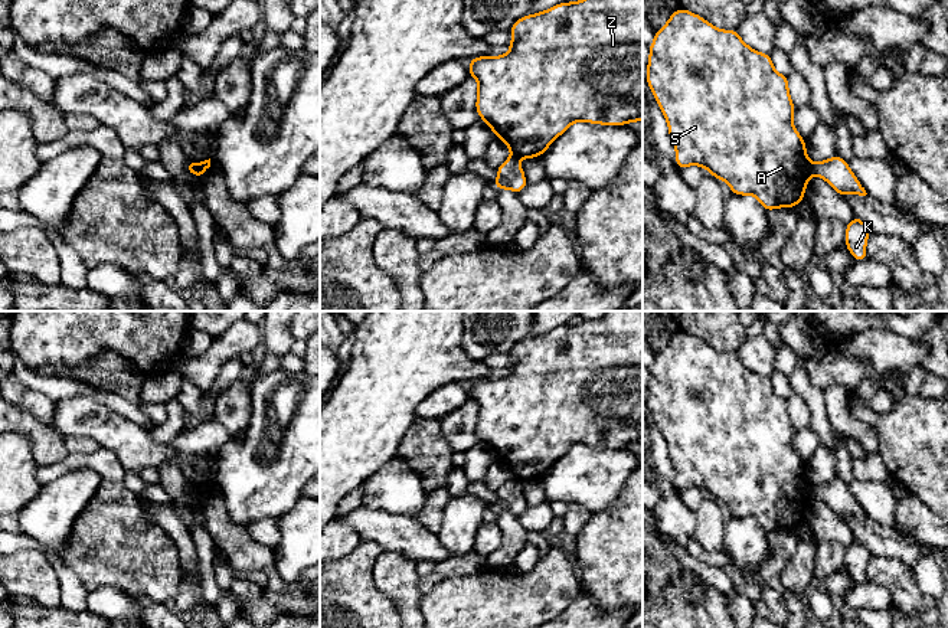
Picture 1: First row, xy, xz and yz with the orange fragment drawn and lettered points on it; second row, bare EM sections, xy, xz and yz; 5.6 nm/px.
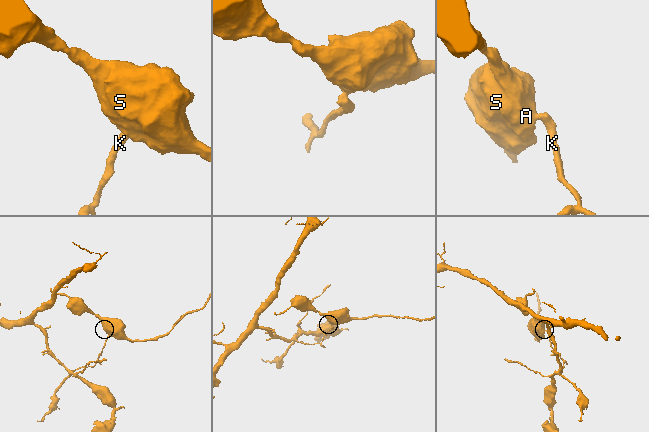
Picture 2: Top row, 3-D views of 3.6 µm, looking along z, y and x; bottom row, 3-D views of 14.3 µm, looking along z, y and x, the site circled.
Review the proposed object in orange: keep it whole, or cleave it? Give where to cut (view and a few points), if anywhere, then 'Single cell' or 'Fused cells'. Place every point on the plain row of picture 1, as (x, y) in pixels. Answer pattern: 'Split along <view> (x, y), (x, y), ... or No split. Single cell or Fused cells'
Split along yz (810, 486), (813, 496). Fused cells

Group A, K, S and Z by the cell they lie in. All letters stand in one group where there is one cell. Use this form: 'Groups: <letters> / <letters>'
Groups: A S Z / K

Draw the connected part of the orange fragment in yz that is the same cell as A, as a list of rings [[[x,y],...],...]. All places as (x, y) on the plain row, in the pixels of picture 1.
[[[680,330],[668,344],[656,353],[648,369],[647,406],[667,444],[676,470],[676,487],[707,491],[717,503],[725,503],[733,517],[752,517],[766,534],[795,530],[804,523],[811,494],[805,464],[792,447],[797,432],[788,413],[788,399],[774,392],[771,377],[749,370],[736,353],[720,353],[702,338]]]

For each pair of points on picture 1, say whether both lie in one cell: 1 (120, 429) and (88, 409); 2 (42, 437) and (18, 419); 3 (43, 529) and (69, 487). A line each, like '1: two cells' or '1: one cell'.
1: one cell
2: one cell
3: one cell

